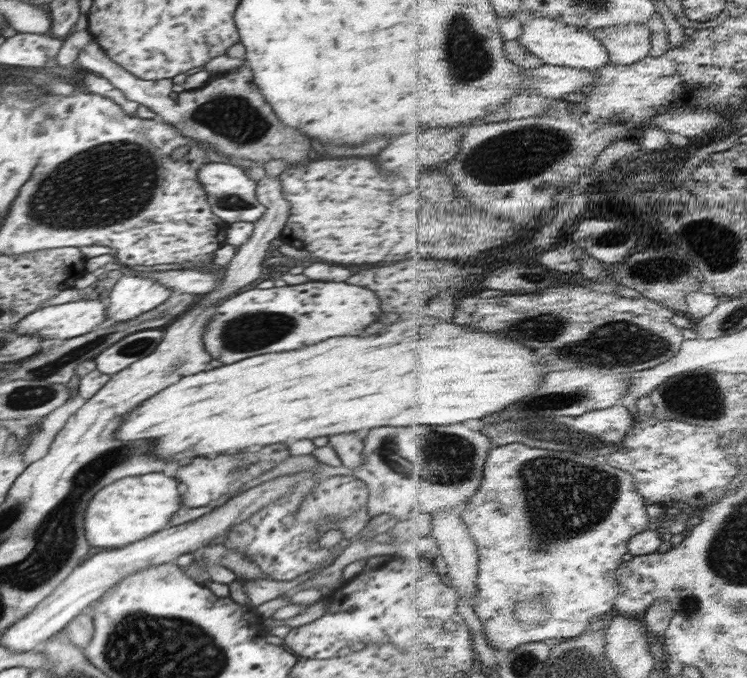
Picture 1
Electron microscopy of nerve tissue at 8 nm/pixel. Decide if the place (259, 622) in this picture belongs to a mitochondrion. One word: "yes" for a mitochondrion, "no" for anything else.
no

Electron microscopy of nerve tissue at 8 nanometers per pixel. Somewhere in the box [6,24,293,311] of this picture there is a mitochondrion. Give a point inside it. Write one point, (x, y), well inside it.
(108, 186)

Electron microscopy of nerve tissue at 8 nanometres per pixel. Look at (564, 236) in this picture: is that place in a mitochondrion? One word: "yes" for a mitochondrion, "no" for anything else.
no

